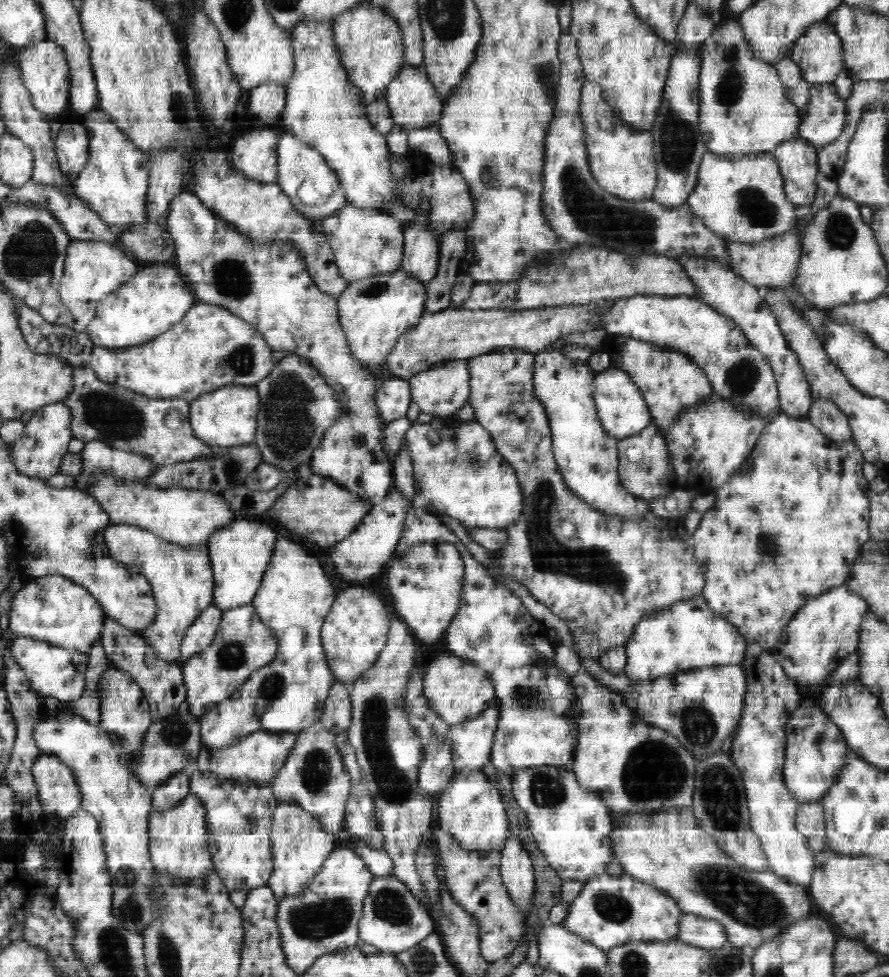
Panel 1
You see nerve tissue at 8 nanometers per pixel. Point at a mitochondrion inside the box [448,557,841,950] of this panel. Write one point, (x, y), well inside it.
(744, 900)

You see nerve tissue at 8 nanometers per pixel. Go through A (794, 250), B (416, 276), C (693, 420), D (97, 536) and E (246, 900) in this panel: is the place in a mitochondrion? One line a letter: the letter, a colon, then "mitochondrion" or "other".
A: other
B: other
C: other
D: other
E: other

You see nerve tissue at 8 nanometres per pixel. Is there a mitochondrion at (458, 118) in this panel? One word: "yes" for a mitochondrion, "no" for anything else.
no

